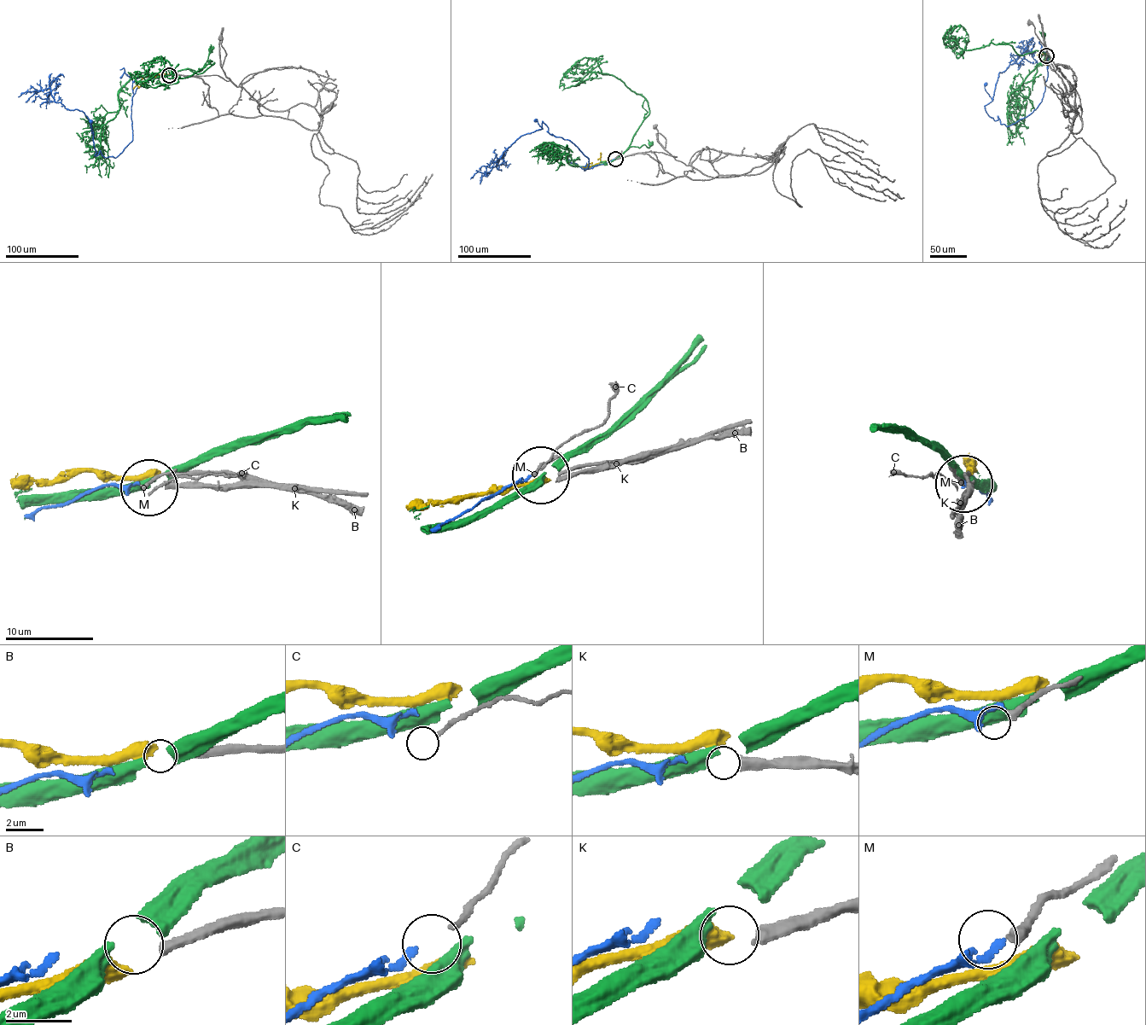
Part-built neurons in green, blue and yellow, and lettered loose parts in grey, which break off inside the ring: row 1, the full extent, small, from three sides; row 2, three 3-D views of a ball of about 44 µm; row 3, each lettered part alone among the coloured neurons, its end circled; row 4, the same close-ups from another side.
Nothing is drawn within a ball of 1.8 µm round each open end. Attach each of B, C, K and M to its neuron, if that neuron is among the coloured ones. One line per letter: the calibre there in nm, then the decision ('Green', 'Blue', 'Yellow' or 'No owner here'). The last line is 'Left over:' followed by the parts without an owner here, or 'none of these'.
B: Thickness 380 nm. Yellow
C: Thickness 180 nm. No owner here
K: Thickness 440 nm. No owner here
M: Thickness 400 nm. Blue
Left over: C, K

